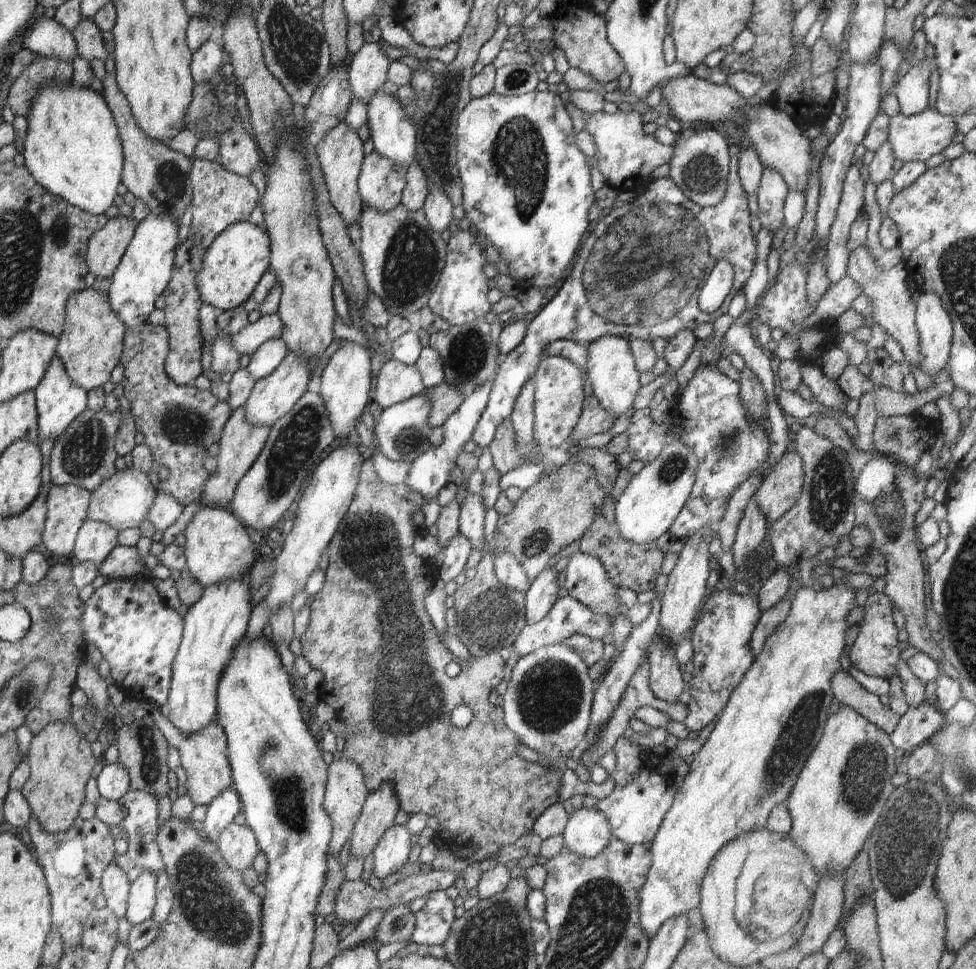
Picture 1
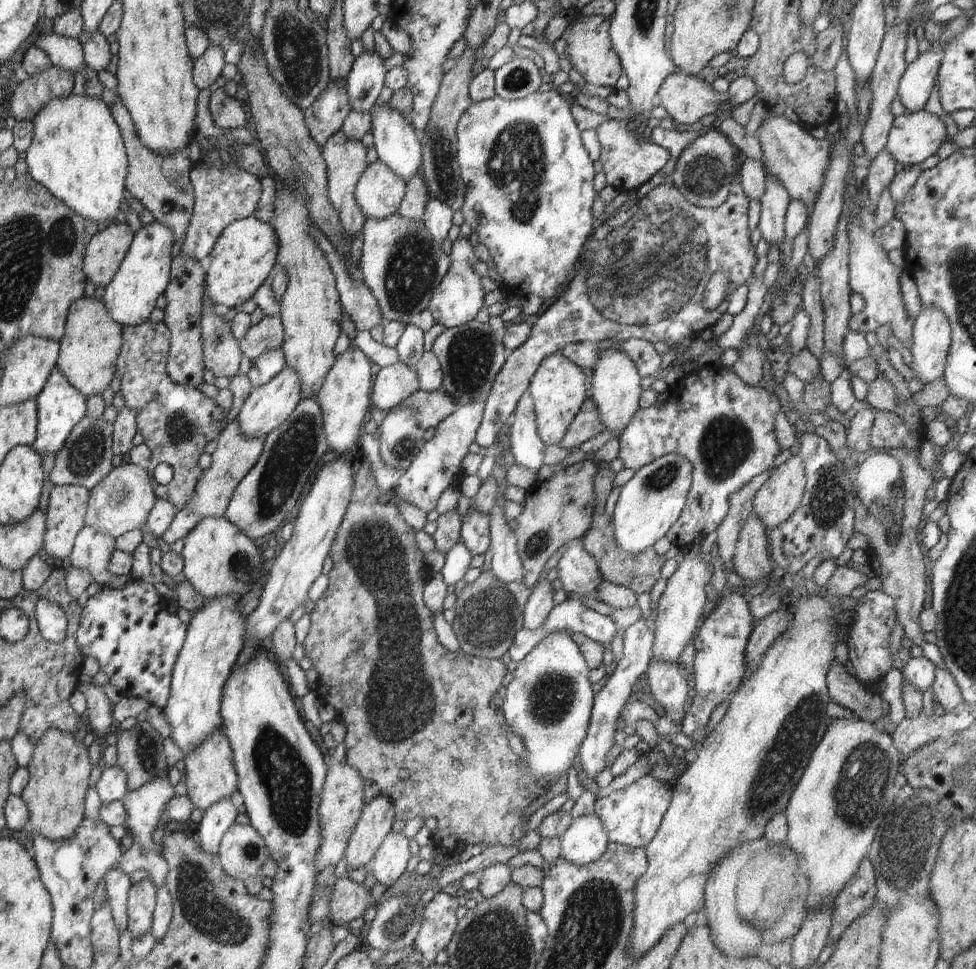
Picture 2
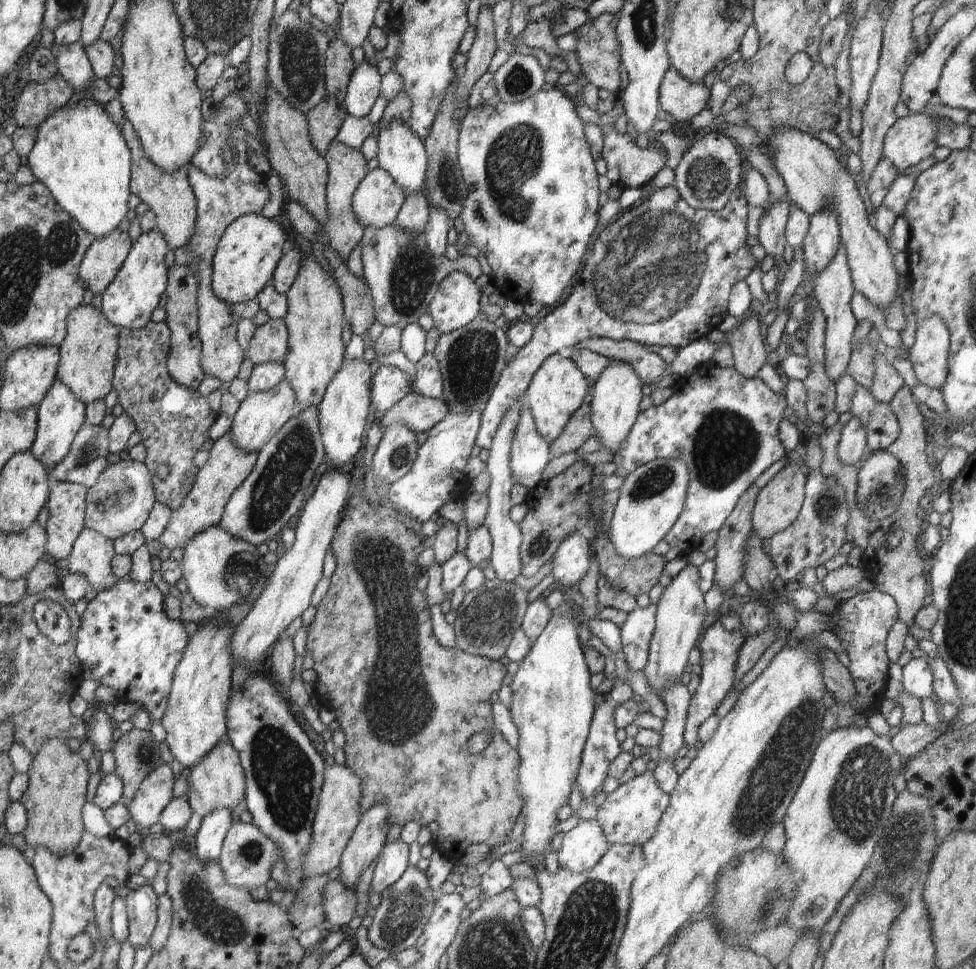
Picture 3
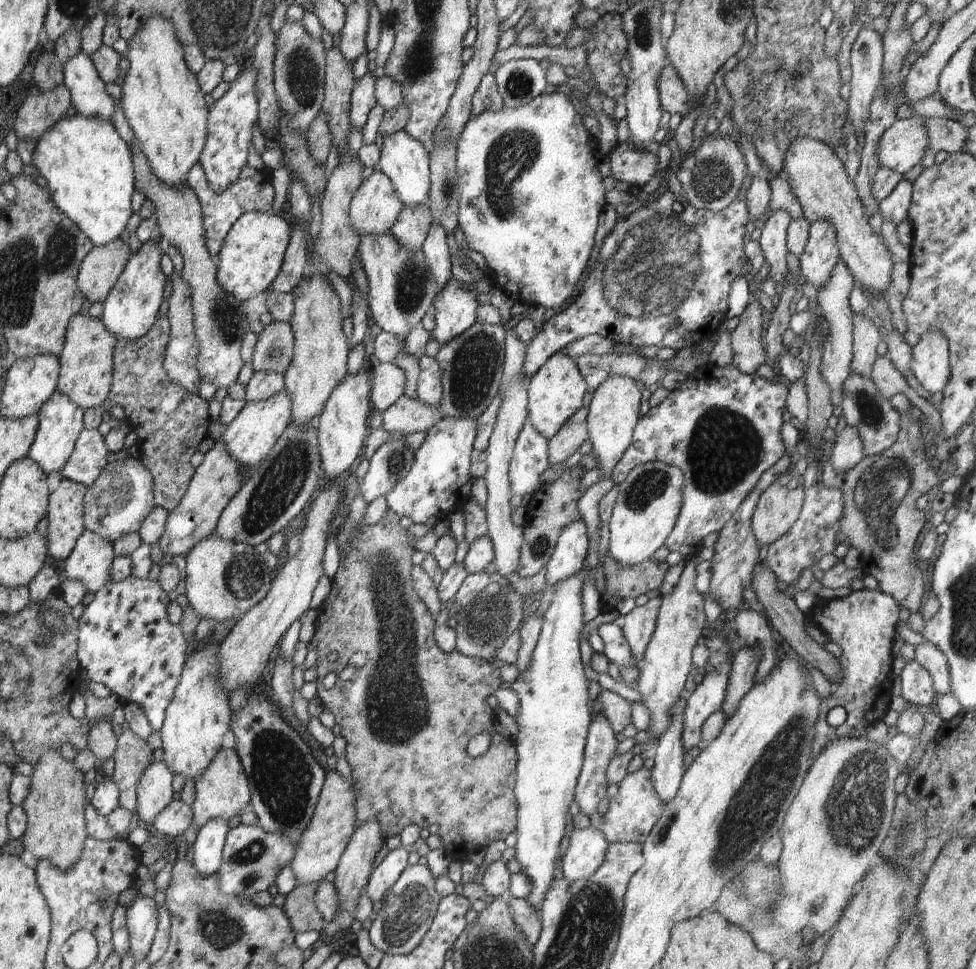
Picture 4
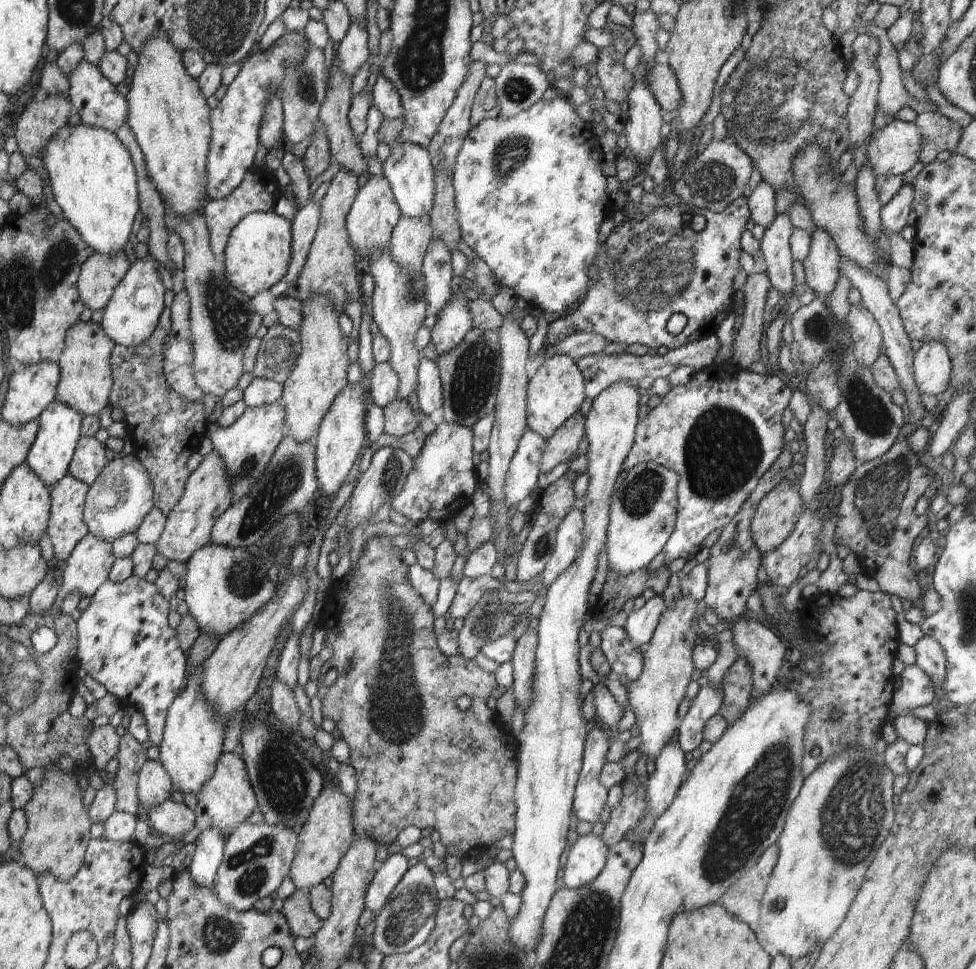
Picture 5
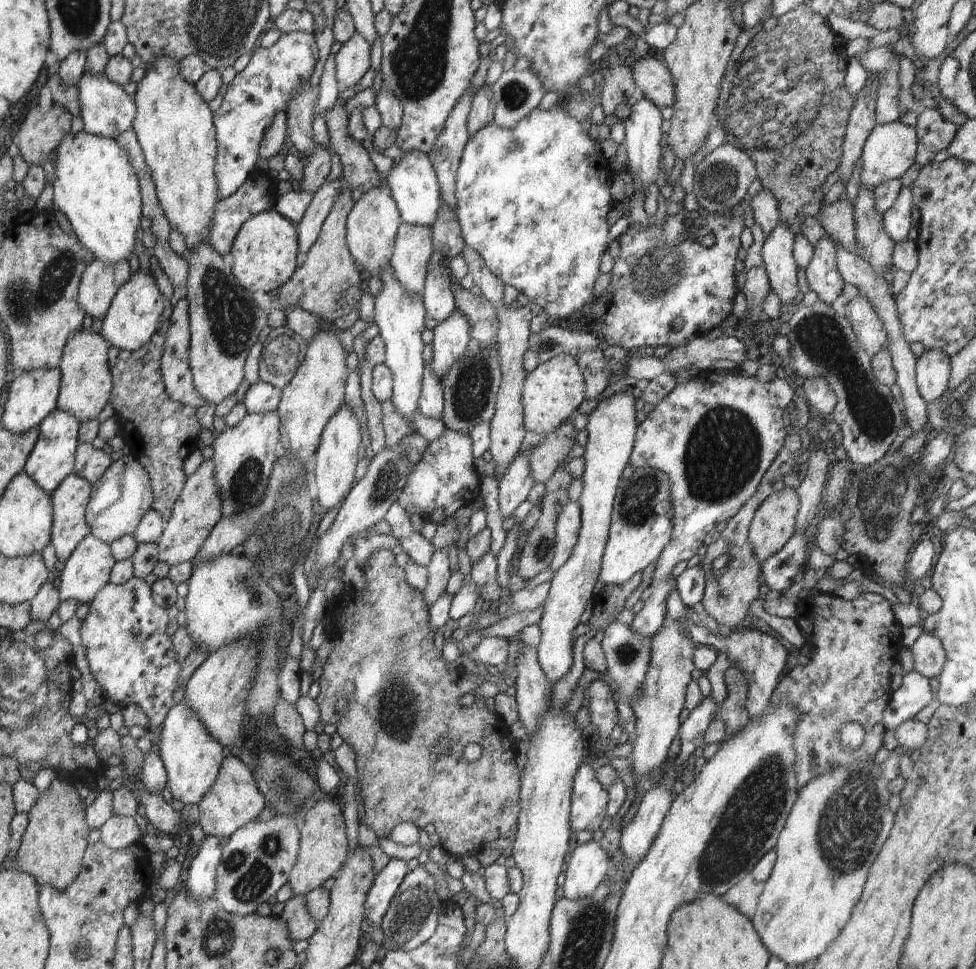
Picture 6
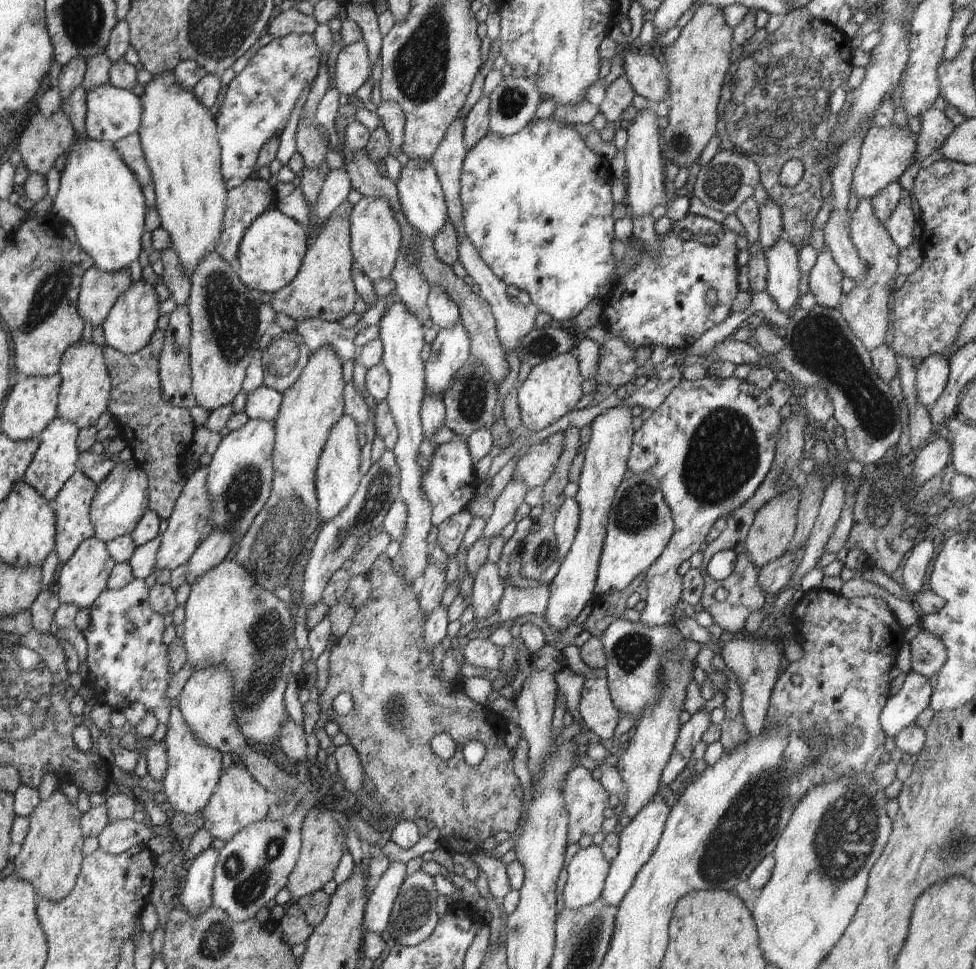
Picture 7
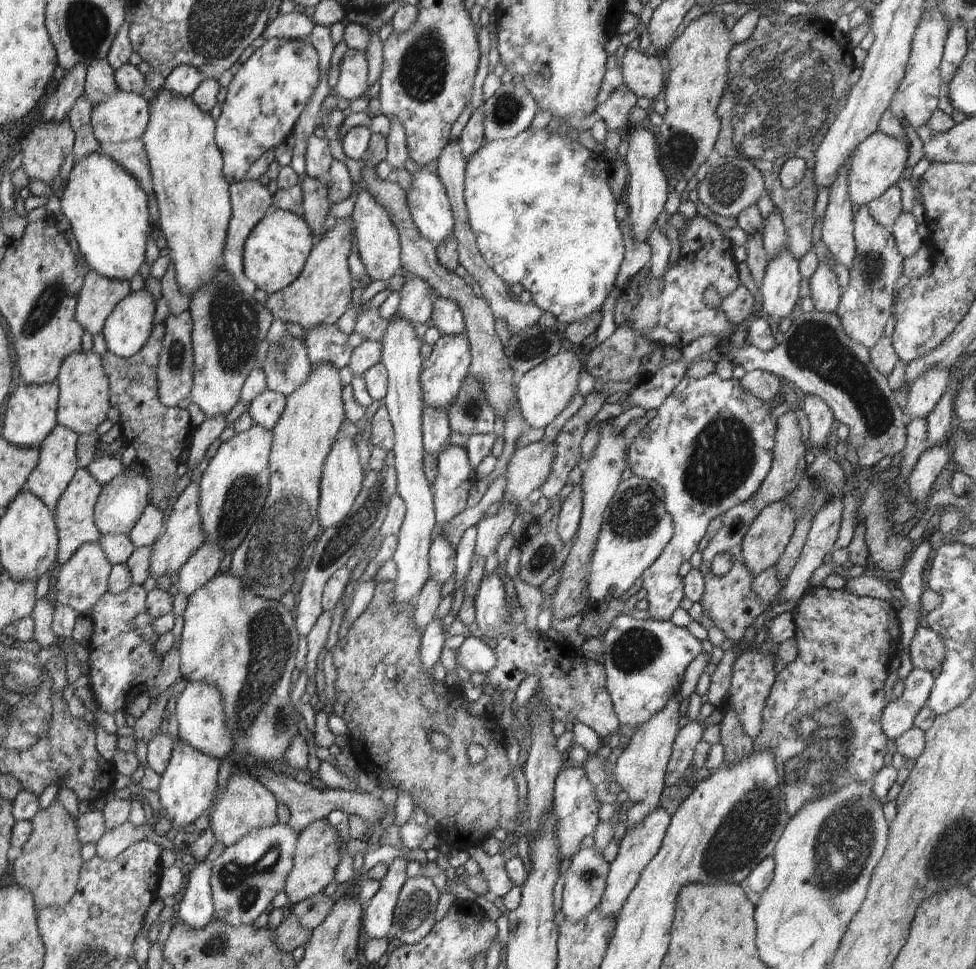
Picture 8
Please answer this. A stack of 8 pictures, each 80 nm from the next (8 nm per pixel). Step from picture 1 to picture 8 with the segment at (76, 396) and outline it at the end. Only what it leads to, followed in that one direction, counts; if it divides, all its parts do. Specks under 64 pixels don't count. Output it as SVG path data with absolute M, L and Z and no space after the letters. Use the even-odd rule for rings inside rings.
M58 426L52 430L46 436L43 444L40 444L38 464L36 464L35 470L32 470L32 474L28 476L26 480L25 488L28 488L28 492L32 492L32 495L36 496L38 500L42 500L42 503L50 512L55 515L57 504L62 497L62 494L66 491L66 488L70 485L72 478L76 475L76 472L80 469L78 458L76 455L77 439L79 438L72 430L64 428L64 426Z

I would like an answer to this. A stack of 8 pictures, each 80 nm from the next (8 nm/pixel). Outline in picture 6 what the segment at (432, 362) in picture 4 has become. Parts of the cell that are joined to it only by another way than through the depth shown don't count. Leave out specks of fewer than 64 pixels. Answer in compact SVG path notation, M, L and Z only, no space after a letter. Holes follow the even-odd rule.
M426 365L424 368L418 405L418 410L426 419L442 420L444 410L443 388L440 378L432 372L430 365Z

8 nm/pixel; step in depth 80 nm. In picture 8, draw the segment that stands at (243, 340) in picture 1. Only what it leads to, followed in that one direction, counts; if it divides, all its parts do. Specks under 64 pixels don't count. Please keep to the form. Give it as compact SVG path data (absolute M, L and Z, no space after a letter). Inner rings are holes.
M288 335L280 340L280 344L269 348L263 372L269 390L290 396L306 382L312 368L305 344Z

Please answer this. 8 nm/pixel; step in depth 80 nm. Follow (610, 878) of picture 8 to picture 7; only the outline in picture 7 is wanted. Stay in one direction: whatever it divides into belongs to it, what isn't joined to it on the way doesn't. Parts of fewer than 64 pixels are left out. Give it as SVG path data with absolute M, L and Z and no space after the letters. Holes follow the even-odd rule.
M657 796L648 802L640 812L638 816L620 832L619 836L619 852L614 861L610 863L610 869L608 877L605 881L605 886L602 892L602 900L614 908L620 906L620 902L624 899L624 896L628 893L628 890L632 887L632 884L636 878L636 874L640 871L640 868L644 867L644 864L648 863L650 856L654 854L656 846L660 842L664 831L664 824L666 824L669 816L669 808L664 804L663 800Z

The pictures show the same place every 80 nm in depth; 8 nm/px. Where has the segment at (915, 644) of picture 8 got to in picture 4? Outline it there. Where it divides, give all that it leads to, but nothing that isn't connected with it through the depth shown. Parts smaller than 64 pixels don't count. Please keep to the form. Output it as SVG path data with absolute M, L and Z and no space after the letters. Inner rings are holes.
M926 642L915 646L915 659L928 669L936 694L950 694L951 678L943 652L936 645Z

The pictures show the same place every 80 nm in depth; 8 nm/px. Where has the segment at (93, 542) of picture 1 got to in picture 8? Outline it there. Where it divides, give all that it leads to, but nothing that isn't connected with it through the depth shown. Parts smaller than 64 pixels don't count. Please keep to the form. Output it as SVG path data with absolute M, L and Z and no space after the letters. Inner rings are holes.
M98 542L85 543L76 550L76 553L68 562L62 564L56 575L56 600L59 605L66 605L76 616L90 616L96 602L108 592L109 577L113 565L102 552Z

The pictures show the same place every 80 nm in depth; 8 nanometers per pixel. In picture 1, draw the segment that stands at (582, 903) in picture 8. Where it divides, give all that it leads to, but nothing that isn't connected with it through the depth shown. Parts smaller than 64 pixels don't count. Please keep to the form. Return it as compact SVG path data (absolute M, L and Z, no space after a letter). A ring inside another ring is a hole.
M582 807L569 815L563 844L578 856L587 859L598 856L612 837L607 816L594 807Z

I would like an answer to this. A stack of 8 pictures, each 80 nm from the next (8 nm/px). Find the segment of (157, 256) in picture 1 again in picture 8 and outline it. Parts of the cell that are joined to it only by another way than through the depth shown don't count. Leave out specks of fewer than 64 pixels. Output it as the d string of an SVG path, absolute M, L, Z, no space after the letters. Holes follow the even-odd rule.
M147 289L122 300L106 320L103 334L108 351L120 359L135 356L148 341L157 304Z

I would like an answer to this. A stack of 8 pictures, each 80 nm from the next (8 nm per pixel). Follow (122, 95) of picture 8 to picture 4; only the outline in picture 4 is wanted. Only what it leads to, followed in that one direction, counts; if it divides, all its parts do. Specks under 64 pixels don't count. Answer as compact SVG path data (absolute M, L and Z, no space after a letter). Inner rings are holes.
M84 51L63 62L63 83L68 87L71 101L82 116L97 116L111 122L118 100L106 92L94 63Z

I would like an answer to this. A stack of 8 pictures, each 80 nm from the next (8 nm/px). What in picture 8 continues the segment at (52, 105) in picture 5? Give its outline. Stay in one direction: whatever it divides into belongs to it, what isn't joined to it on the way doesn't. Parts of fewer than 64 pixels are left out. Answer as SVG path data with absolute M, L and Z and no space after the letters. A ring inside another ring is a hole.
M68 120L38 124L22 140L22 167L30 181L49 184L59 176L64 159L73 154L75 135Z

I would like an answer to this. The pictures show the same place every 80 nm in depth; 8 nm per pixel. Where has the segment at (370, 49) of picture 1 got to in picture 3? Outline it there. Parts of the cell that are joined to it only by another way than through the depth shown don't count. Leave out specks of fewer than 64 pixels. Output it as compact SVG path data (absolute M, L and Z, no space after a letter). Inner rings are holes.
M363 61L353 70L344 102L350 115L356 118L368 116L380 96L381 80L377 65L372 65L368 61Z

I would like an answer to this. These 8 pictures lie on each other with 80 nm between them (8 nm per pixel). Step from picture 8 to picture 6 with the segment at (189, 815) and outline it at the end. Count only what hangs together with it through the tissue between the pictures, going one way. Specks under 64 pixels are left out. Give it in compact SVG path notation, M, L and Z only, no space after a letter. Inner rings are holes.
M179 698L170 708L163 724L158 751L167 776L165 795L169 799L179 800L184 805L198 805L210 792L212 784L220 774L224 760L223 748L216 740L212 740L212 736L208 736L204 726L198 724L196 716L192 716L192 710Z

